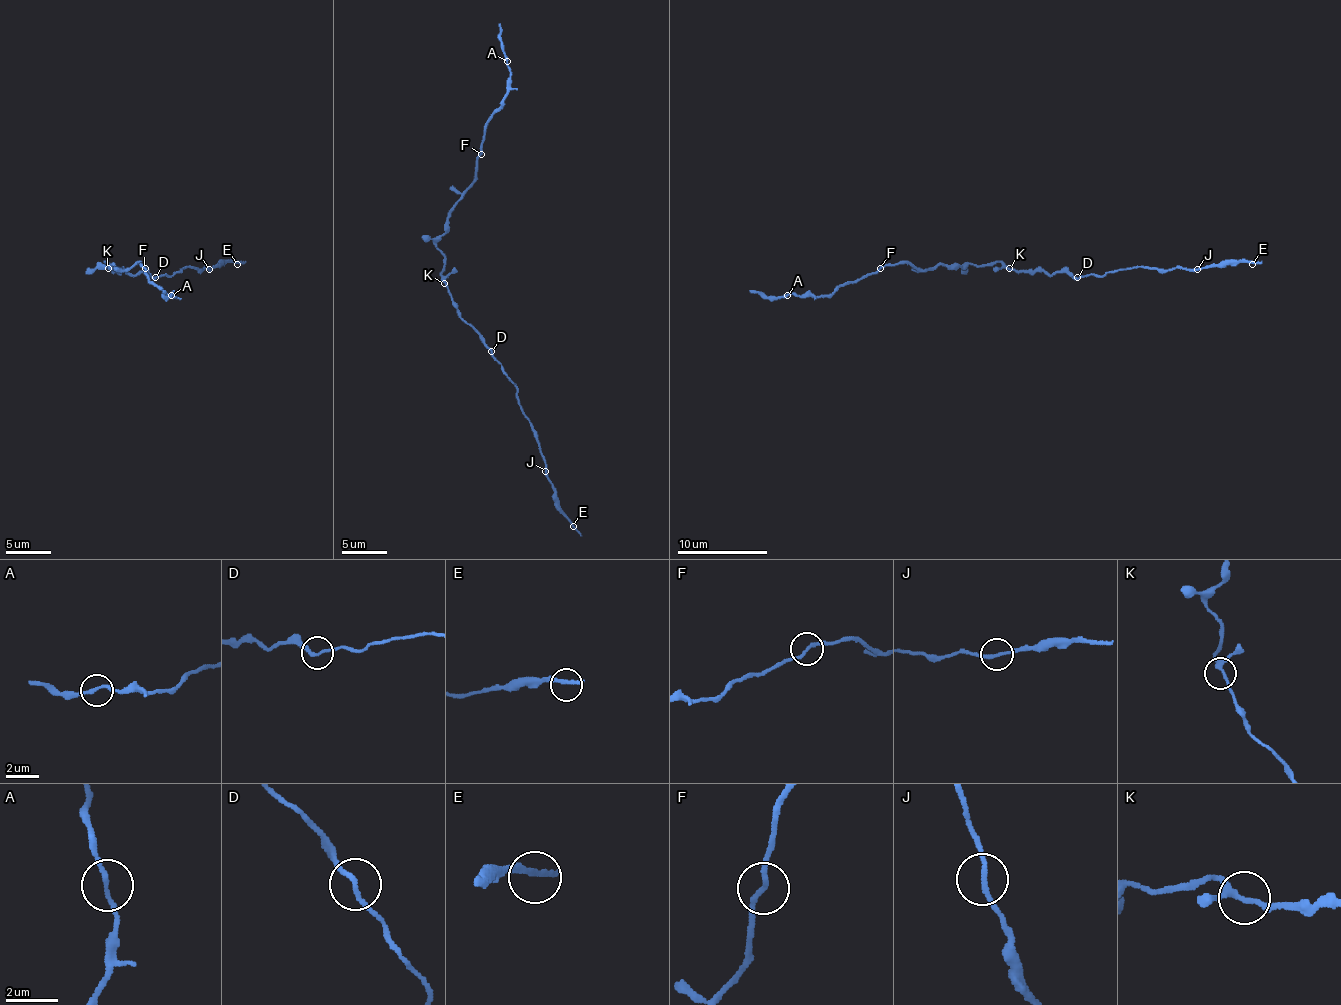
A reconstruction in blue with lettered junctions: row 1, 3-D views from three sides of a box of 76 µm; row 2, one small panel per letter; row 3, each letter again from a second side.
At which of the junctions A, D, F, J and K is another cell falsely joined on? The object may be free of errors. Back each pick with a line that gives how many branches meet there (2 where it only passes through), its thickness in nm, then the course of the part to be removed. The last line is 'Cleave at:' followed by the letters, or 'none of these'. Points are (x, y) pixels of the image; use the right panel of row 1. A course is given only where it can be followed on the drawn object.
J: branches 2; calibre 180 nm; course (1198, 268), (1261, 261)
Cleave at: J

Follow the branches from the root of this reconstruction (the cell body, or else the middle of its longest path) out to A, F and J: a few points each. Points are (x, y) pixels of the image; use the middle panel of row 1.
A: (446, 281), (437, 240), (446, 231), (453, 204), (475, 179), (487, 120), (507, 91), (507, 61)
F: (446, 281), (437, 240), (446, 231), (446, 218), (453, 204), (475, 179), (475, 159), (480, 154)
J: (446, 281), (457, 313), (482, 338), (500, 370), (516, 388), (518, 406), (530, 422), (546, 472)

